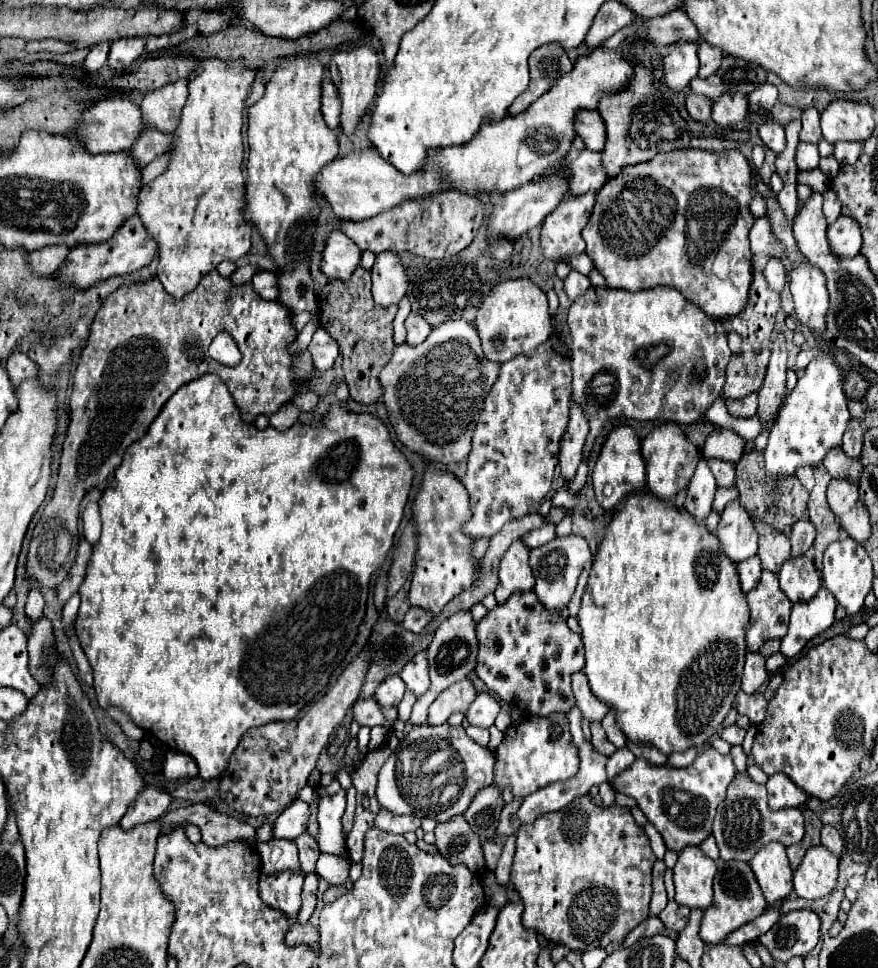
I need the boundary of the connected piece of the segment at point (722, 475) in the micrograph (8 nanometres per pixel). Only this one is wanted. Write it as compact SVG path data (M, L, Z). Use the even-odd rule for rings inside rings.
M708 460L710 470L714 472L718 486L732 486L736 482L736 466L726 460Z

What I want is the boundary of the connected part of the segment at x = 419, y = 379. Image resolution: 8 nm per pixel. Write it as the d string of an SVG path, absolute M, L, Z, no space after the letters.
M448 320L436 326L420 346L396 346L380 382L384 388L382 400L398 440L432 462L448 466L466 460L474 422L486 394L498 380L498 370L496 362L486 360L476 328L464 320Z

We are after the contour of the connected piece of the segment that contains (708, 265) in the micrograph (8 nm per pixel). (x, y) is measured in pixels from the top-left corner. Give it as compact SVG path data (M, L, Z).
M672 150L648 162L622 168L620 176L610 178L596 194L592 216L582 230L586 254L604 274L610 288L638 292L652 286L670 286L716 320L734 316L744 308L752 282L748 232L754 216L750 214L750 178L750 164L738 150Z

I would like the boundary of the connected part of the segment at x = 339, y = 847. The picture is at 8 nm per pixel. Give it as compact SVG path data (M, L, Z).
M340 788L334 794L324 794L318 806L318 834L316 842L320 852L344 856L346 838L342 832L342 814L346 810L346 790Z

